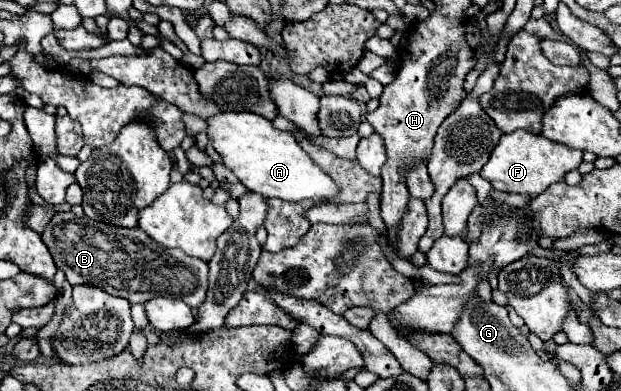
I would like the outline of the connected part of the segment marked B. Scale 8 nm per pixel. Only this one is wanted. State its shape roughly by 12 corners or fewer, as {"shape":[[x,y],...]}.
{"shape":[[55,213],[43,241],[71,285],[197,309],[207,263],[141,229]]}

